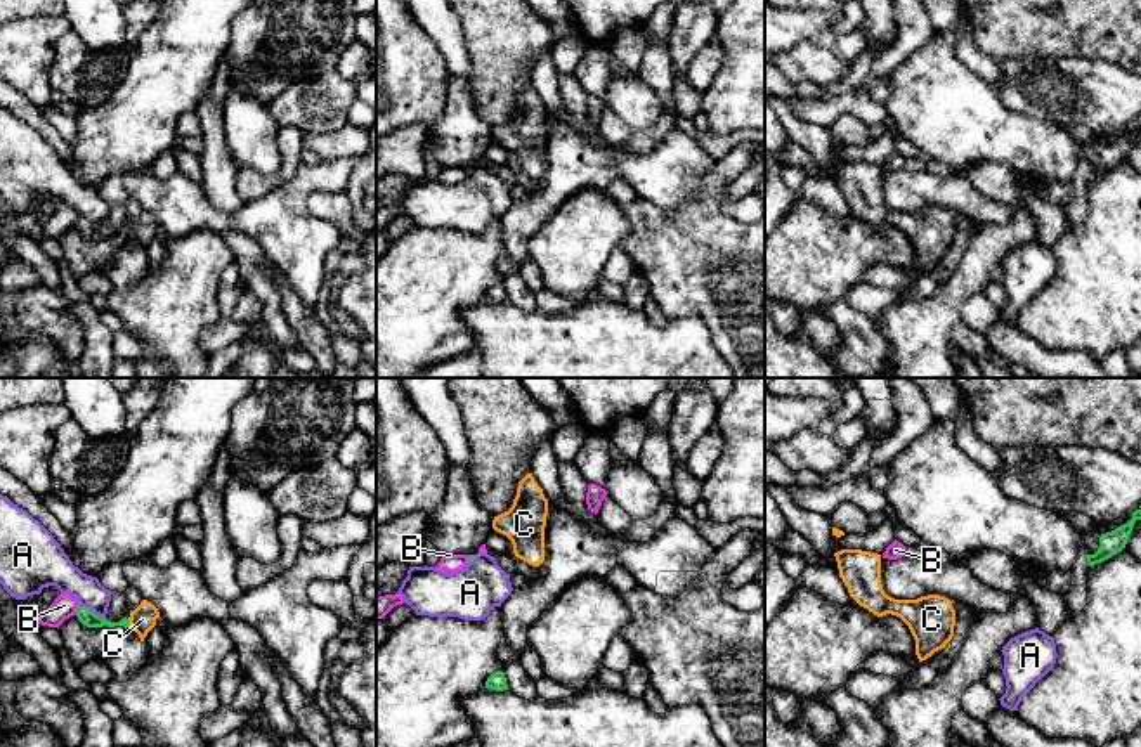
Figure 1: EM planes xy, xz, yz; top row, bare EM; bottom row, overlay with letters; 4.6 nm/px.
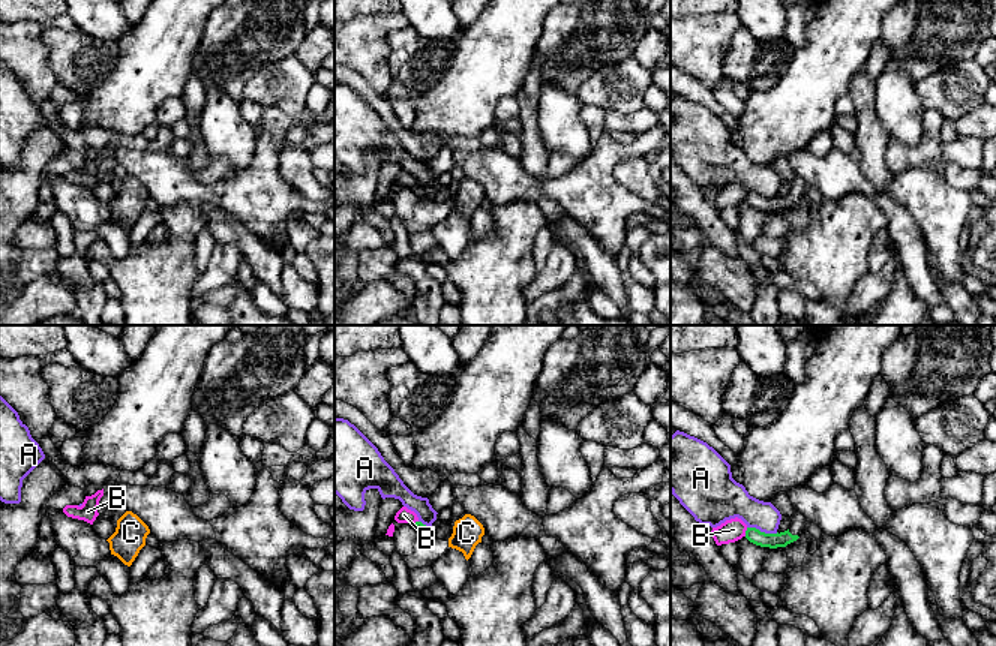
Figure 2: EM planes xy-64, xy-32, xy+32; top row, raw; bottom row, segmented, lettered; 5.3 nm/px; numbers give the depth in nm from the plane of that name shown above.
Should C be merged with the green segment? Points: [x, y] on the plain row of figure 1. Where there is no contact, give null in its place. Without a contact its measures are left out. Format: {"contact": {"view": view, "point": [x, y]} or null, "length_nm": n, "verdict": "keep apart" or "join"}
{"contact": {"view": "xy", "point": [129, 234]}, "length_nm": 40, "verdict": "keep apart"}

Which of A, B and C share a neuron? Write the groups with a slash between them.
A / B / C

